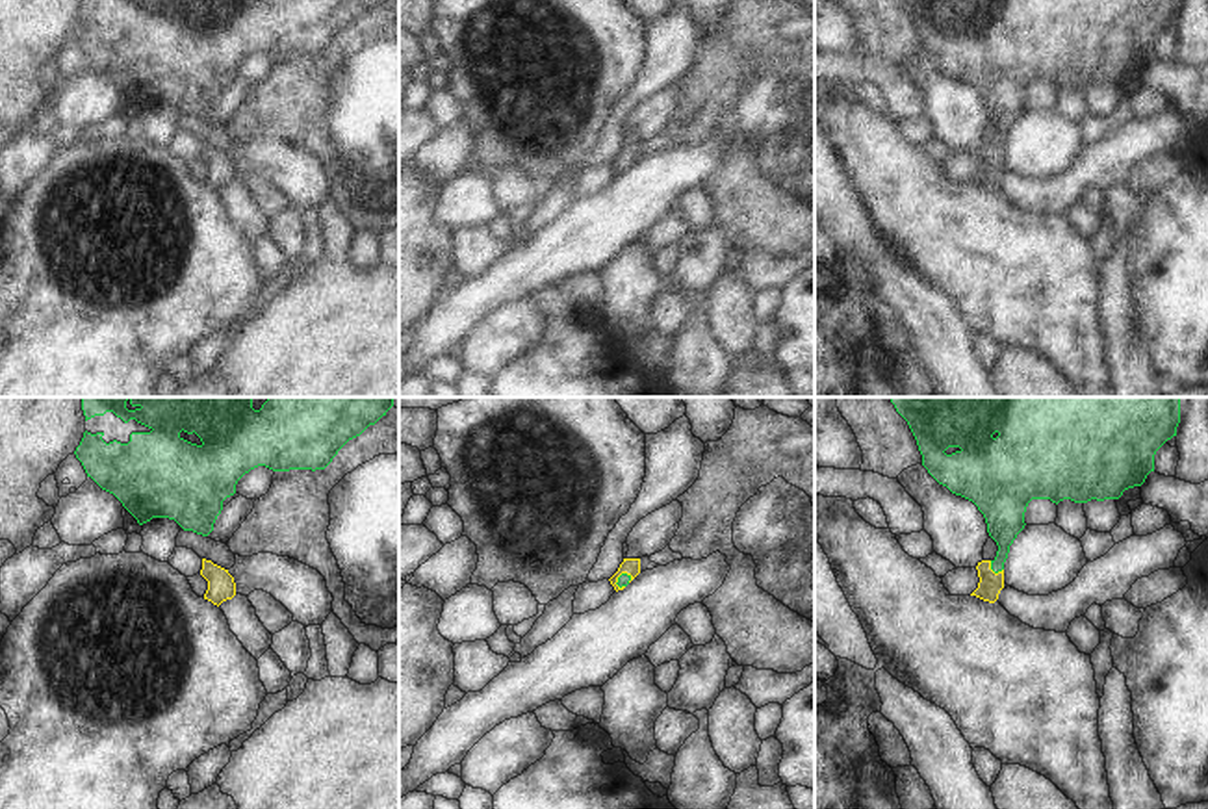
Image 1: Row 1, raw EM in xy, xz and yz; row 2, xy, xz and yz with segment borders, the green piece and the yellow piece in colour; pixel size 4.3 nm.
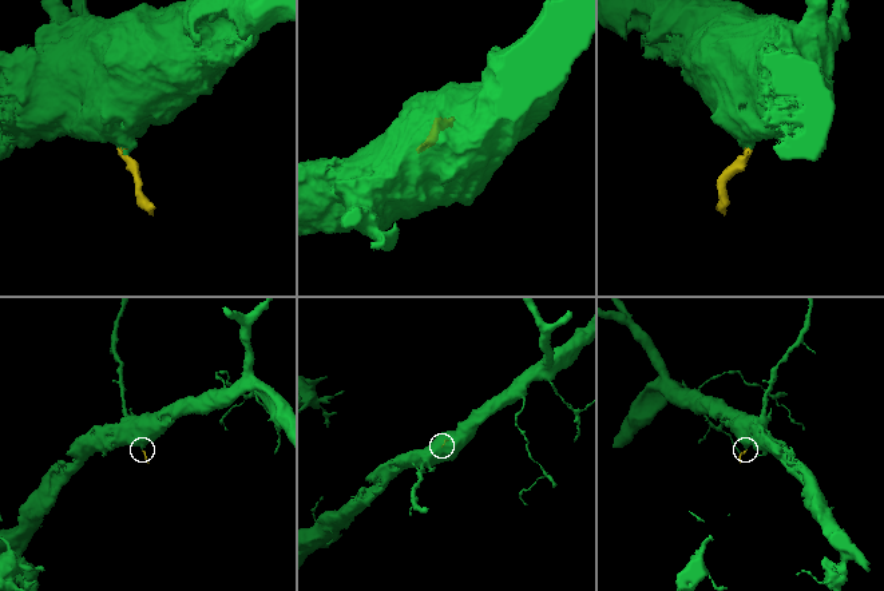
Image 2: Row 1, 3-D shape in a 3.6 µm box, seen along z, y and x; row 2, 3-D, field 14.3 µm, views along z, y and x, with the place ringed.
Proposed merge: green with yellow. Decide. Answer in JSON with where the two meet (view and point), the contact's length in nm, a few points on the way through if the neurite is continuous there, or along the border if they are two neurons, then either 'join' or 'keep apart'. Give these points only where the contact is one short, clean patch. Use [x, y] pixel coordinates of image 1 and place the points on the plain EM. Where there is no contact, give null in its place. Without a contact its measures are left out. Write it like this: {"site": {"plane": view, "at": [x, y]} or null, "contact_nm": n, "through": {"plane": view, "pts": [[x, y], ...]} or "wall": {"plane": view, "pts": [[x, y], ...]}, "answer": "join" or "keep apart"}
{"site": {"plane": "yz", "at": [993, 154]}, "contact_nm": 80, "through": {"plane": "yz", "pts": [[1004, 99], [1002, 138], [993, 154], [991, 167]]}, "answer": "join"}

